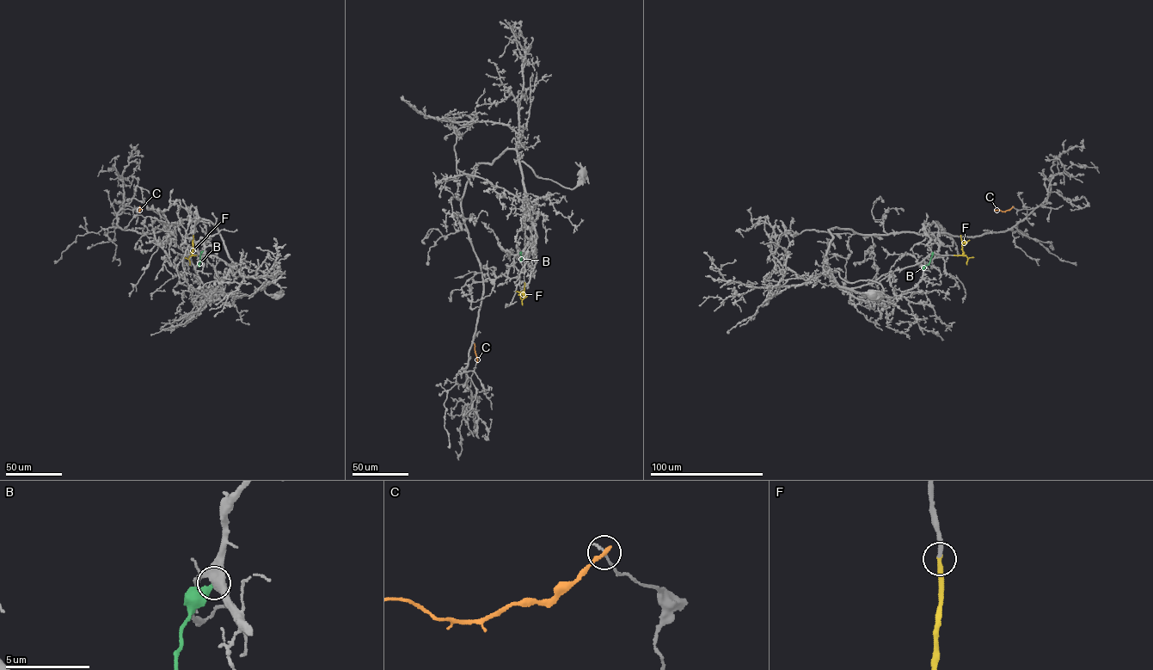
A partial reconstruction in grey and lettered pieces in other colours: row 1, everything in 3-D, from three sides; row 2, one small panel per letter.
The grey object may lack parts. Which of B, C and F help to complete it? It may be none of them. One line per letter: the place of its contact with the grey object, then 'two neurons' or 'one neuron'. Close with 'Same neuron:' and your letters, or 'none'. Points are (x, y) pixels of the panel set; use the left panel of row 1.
B: contact (203, 251); two neurons
C: contact (139, 206); two neurons
F: contact (196, 255); one neuron
Same neuron: F

